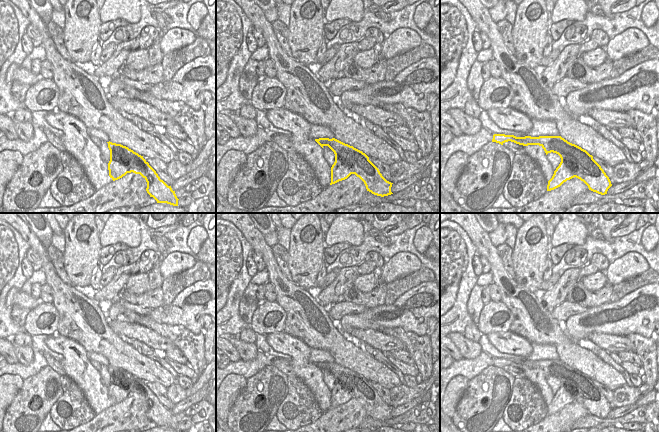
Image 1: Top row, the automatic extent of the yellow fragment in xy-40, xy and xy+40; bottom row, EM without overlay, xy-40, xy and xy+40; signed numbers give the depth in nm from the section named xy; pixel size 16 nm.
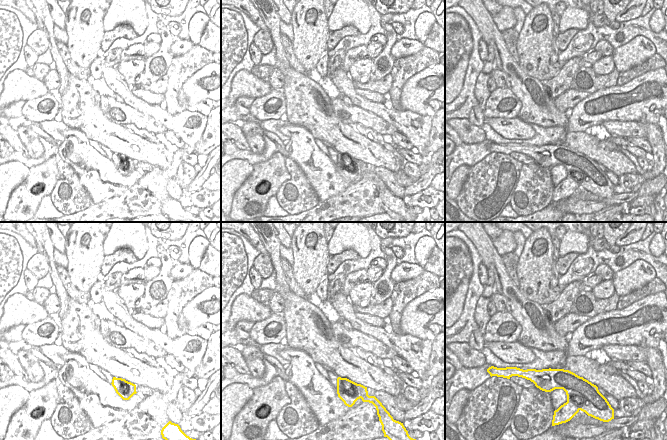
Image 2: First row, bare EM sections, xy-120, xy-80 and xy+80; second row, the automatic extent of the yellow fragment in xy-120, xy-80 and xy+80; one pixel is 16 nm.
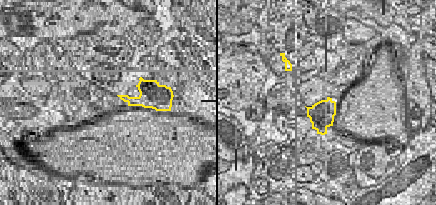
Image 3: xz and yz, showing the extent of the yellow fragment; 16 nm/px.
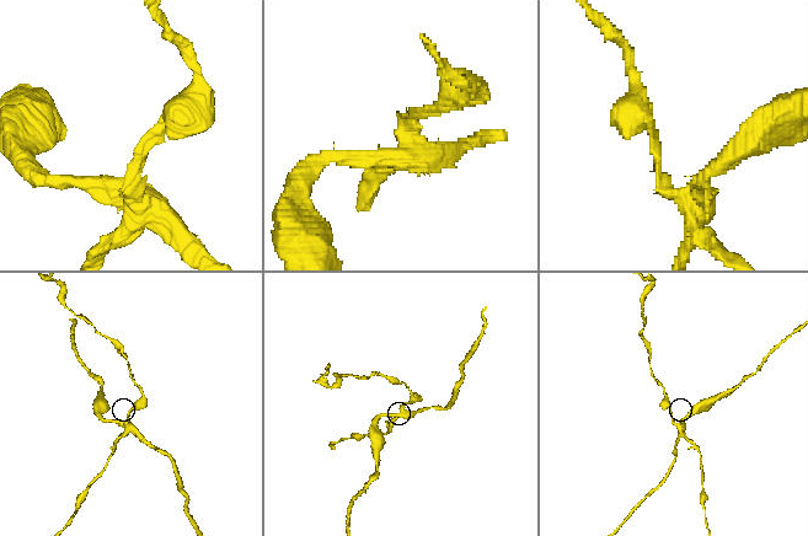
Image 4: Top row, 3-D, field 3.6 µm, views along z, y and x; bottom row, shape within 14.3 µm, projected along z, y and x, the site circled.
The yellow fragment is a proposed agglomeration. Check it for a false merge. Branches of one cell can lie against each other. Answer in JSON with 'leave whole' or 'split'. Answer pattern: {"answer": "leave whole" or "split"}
{"answer": "split"}

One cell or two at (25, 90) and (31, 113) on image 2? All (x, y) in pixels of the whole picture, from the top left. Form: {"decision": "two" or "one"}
{"decision": "two"}

